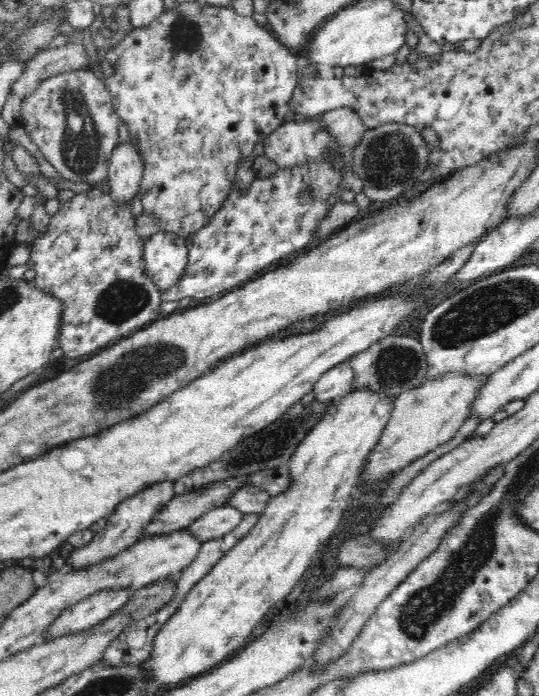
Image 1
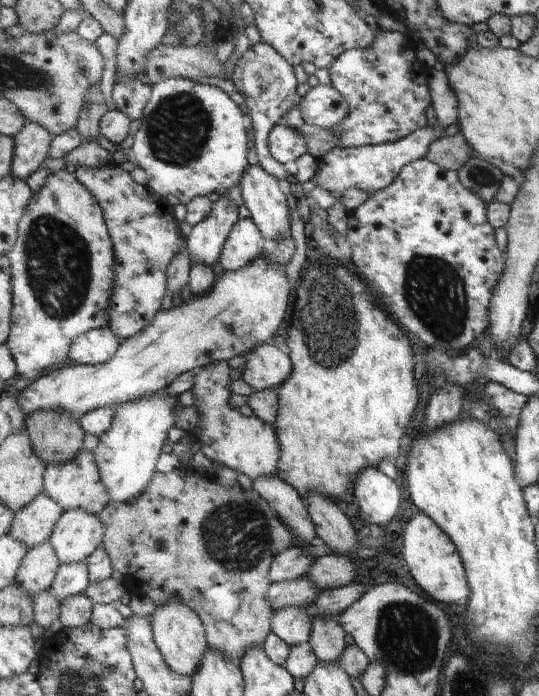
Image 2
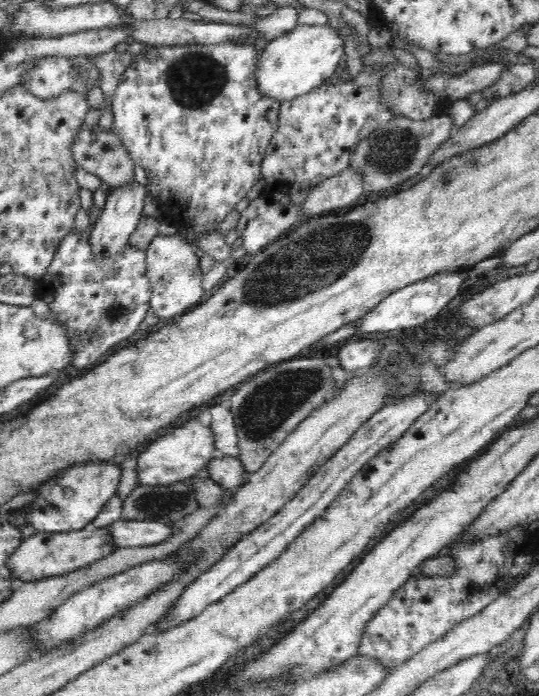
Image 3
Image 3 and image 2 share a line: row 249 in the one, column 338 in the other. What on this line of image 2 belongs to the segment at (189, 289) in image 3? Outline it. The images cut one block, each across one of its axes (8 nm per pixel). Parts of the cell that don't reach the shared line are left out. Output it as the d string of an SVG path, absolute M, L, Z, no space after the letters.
M432 122L428 127L413 132L403 140L362 147L337 147L321 158L323 165L316 177L317 186L329 193L341 196L349 188L359 188L369 194L391 186L406 164L426 157L432 142L443 137L444 128Z

